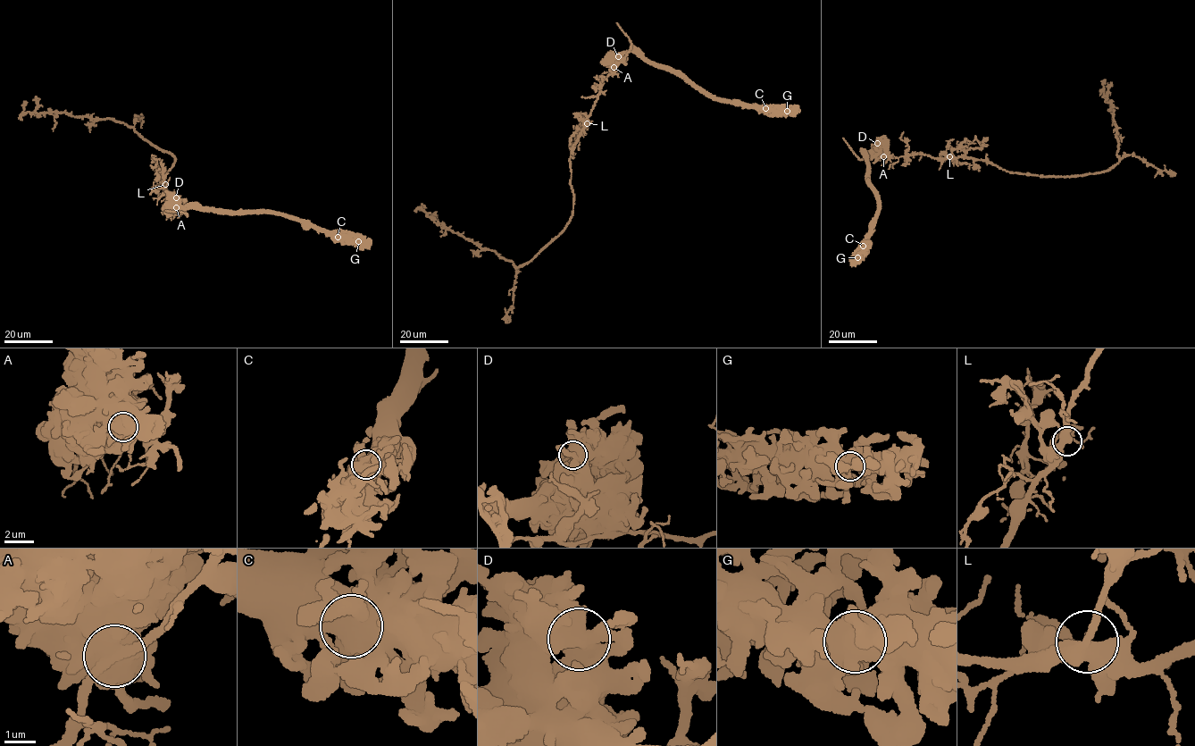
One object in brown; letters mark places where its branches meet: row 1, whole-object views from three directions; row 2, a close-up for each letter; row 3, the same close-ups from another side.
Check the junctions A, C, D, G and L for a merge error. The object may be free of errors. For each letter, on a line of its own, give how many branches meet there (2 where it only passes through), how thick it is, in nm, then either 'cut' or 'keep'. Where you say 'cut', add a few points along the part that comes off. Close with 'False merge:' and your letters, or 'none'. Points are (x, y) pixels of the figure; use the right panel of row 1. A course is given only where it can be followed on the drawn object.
A: branches 2; calibre 750 nm; cut; course (883, 156), (965, 157), (1007, 171), (1047, 177), (1104, 171), (1119, 158), (1114, 106), (1103, 90), (1106, 79)
C: branches 2; calibre 700 nm; keep
D: branches 1; calibre 850 nm; keep
G: branches 2; calibre 650 nm; keep
L: branches 3; calibre 400 nm; keep
False merge: A

